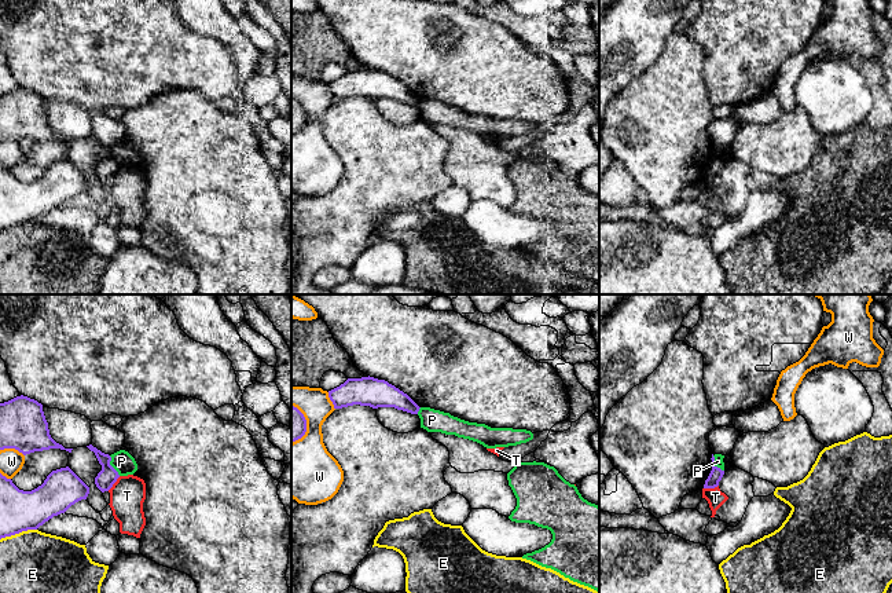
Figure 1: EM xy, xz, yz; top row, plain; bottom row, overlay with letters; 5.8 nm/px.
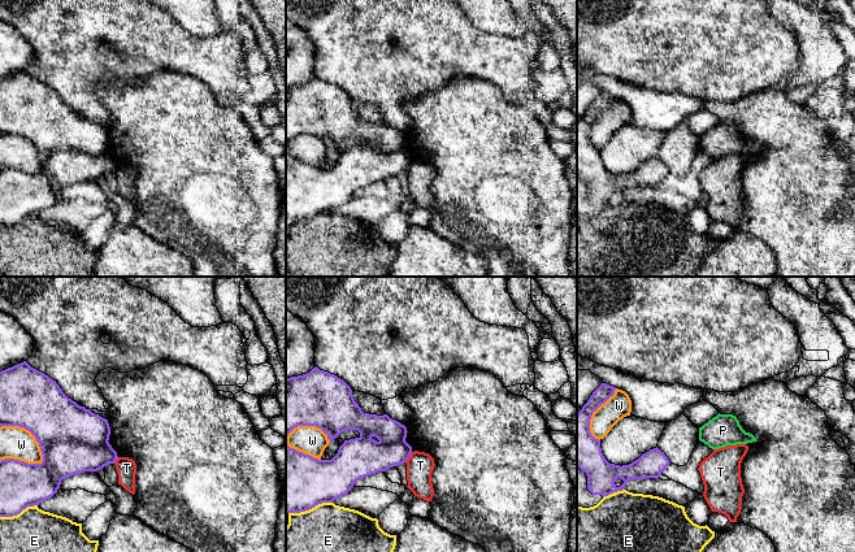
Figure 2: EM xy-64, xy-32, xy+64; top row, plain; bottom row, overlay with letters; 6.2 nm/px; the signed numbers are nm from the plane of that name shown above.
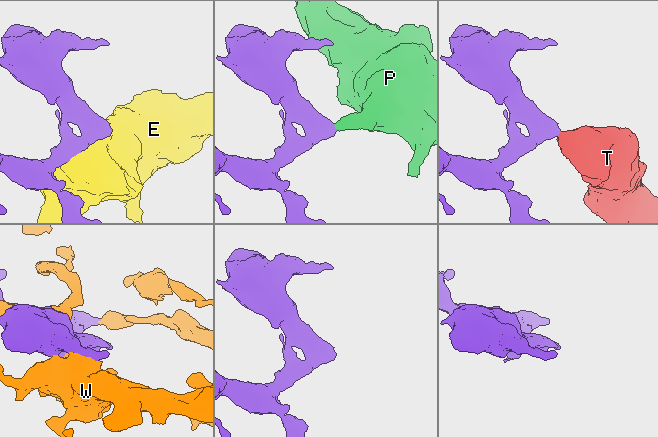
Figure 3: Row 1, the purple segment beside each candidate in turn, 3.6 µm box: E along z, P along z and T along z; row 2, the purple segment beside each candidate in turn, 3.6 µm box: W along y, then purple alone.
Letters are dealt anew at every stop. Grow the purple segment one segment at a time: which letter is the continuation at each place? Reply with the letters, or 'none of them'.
none of them

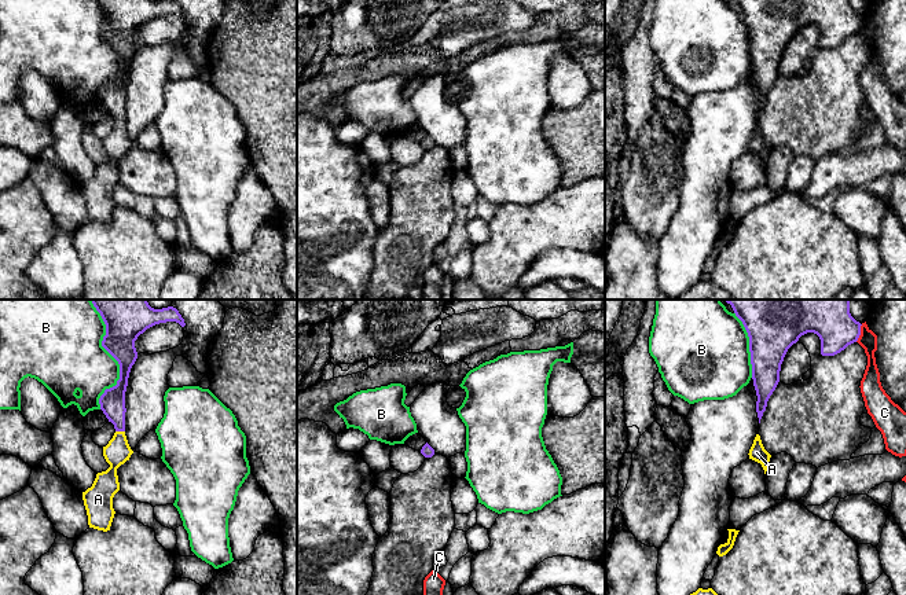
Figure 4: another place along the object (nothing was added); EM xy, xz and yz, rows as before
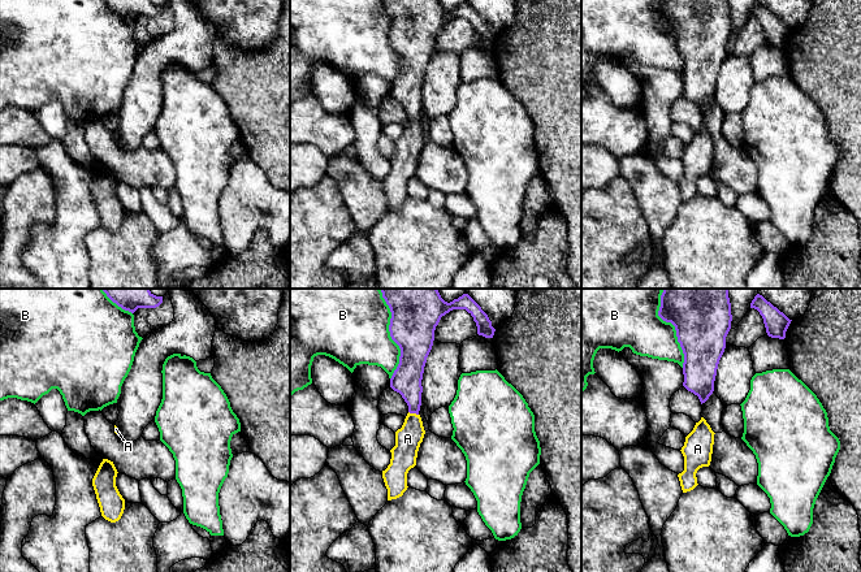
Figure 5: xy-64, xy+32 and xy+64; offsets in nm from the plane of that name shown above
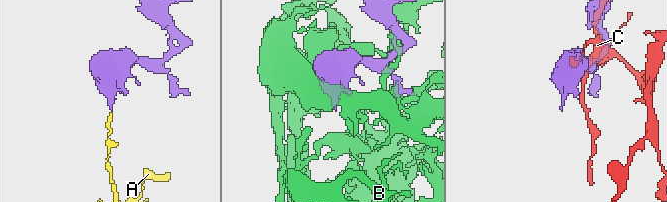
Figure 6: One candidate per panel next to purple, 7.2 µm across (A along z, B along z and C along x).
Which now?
A

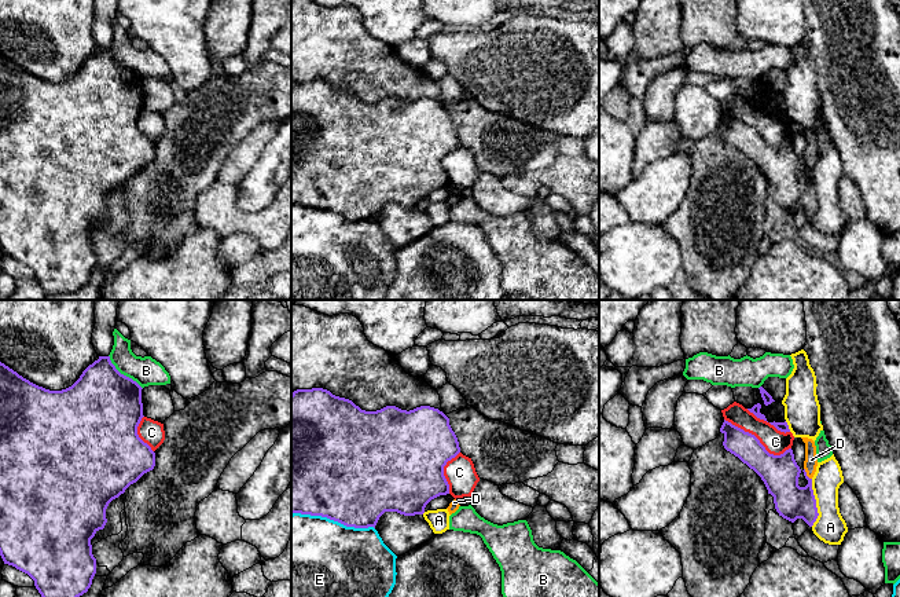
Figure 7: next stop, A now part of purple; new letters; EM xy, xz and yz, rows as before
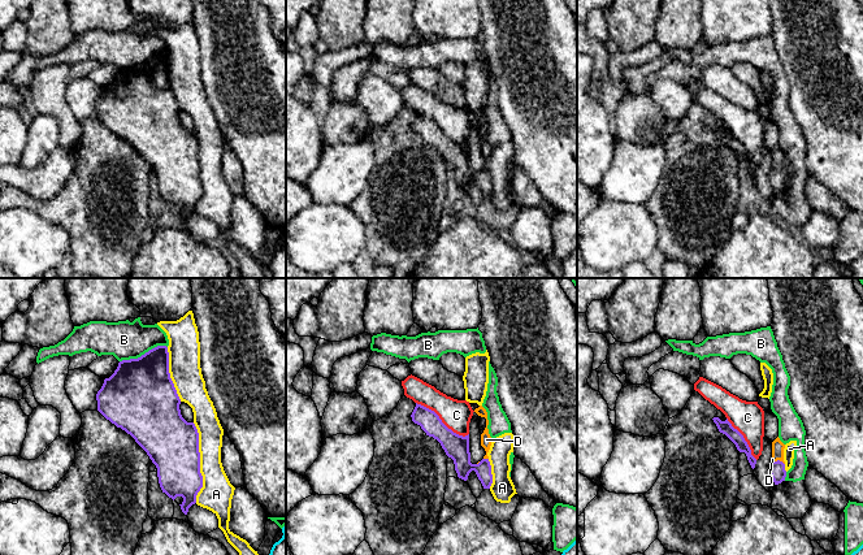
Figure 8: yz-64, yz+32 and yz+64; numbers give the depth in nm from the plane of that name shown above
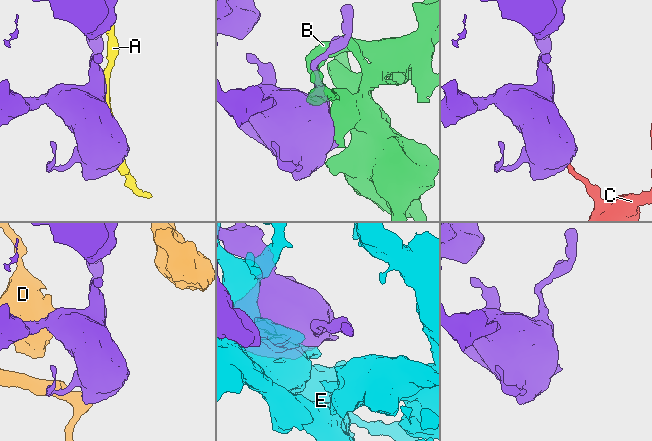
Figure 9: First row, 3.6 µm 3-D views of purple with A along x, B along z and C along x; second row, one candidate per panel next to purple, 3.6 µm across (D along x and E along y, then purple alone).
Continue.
D

